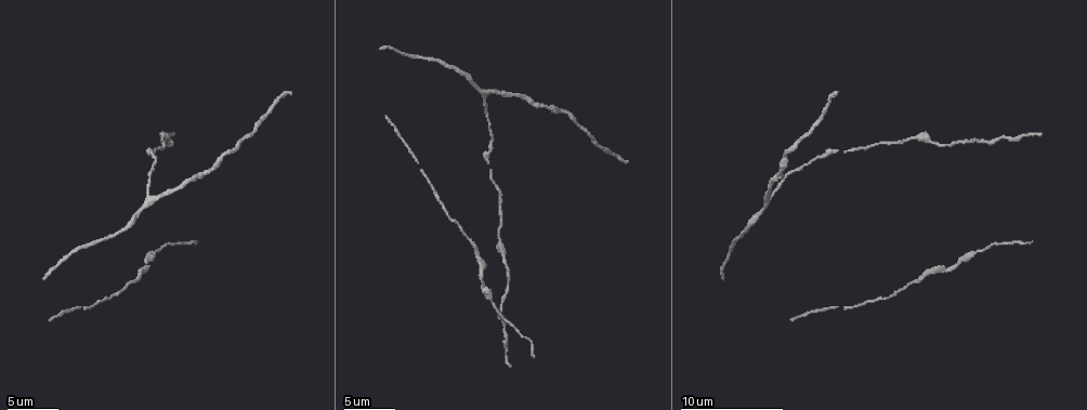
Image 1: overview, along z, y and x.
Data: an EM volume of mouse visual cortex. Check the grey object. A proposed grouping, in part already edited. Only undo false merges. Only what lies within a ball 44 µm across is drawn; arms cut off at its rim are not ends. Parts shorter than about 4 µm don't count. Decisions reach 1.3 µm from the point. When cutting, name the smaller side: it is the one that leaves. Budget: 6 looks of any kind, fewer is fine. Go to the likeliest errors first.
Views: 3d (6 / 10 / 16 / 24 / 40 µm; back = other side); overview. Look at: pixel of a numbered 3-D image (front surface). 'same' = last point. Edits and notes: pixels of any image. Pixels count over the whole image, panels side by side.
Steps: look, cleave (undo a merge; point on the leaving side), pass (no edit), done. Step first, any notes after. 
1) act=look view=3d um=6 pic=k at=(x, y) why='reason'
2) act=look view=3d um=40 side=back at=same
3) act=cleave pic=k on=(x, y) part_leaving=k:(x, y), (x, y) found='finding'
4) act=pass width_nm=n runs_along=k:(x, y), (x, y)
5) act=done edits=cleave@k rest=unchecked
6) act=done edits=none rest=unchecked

act=look view=3d um=10 pic=1 at=(483, 95) why='a fork'

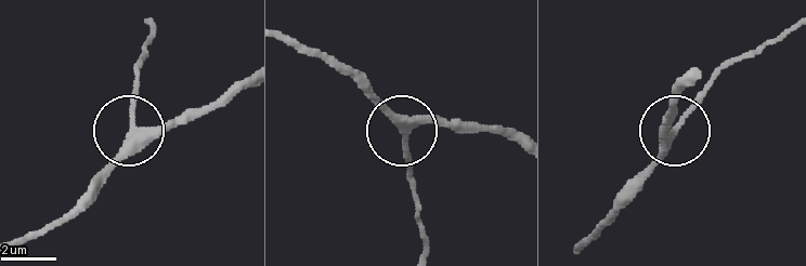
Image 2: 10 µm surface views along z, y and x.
act=pass width_nm=300 runs_along=2:(10, 245), (51, 229), (128, 134), (196, 118) found='one neuron here'

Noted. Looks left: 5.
act=look view=3d um=10 pic=1 at=(120, 232) why='sudden change in width'

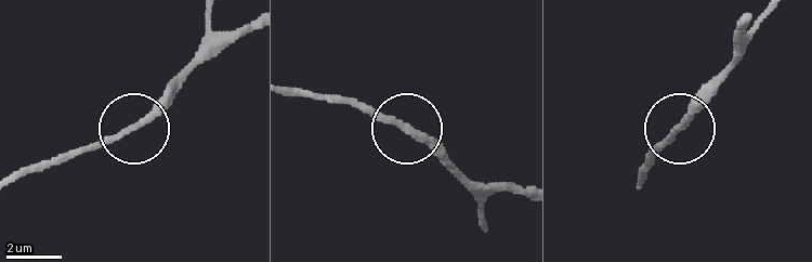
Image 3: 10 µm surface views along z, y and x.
act=pass runs_along=3:(15, 181), (120, 139), (173, 88) found='one neuron here'

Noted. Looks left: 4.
act=look view=3d um=6 pic=1 at=(481, 279) why='thin neck'

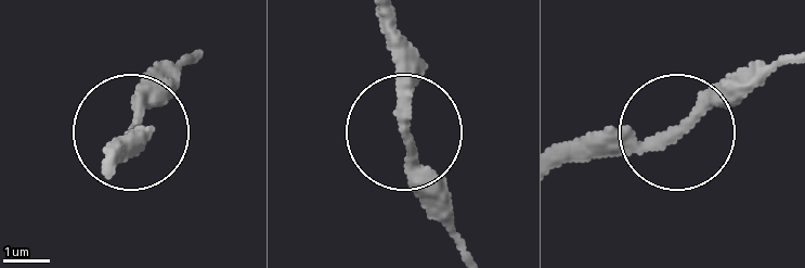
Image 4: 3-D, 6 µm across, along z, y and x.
act=pass found='continuous, no second neuron'

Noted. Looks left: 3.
act=done edits=none rest=unchecked

